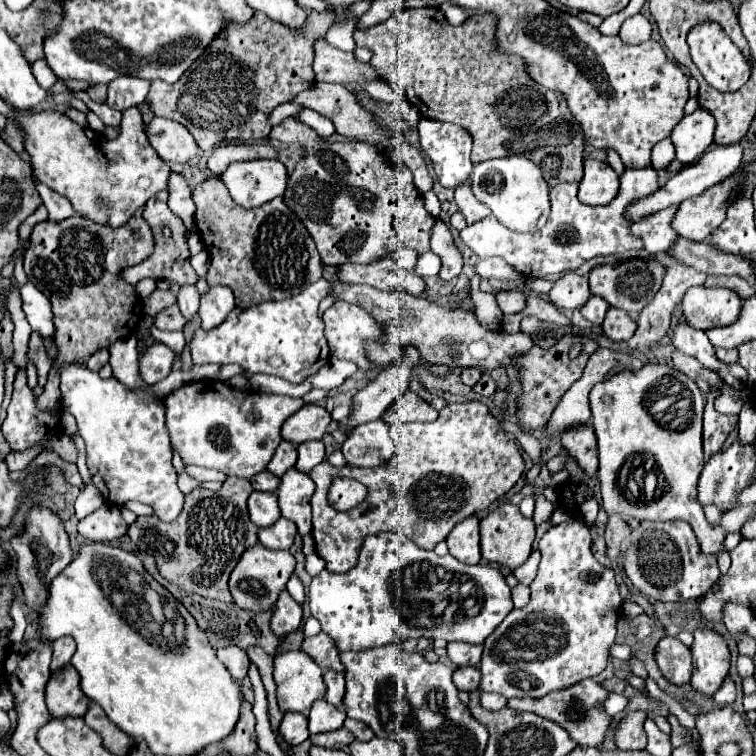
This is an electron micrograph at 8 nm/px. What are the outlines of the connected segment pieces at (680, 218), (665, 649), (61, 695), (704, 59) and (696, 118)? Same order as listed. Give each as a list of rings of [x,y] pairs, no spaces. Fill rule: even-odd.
[[[738,172],[732,178],[726,178],[724,182],[708,188],[700,196],[684,200],[670,222],[676,234],[688,240],[706,240],[708,234],[712,234],[712,230],[724,222],[728,202],[740,184],[742,174]]]
[[[664,636],[654,652],[654,660],[662,672],[662,676],[676,686],[690,682],[692,676],[692,656],[690,648],[684,646],[678,638]]]
[[[72,664],[64,666],[64,670],[52,674],[46,686],[46,706],[52,718],[68,718],[68,716],[84,716],[88,696],[82,692],[80,676]]]
[[[704,22],[700,26],[694,26],[688,34],[688,46],[692,60],[700,74],[720,92],[734,92],[742,88],[750,78],[750,66],[740,54],[740,50],[734,46],[734,42],[728,38],[728,34],[722,30],[716,22]]]
[[[698,108],[696,112],[684,116],[670,134],[676,148],[676,160],[680,160],[682,164],[696,162],[712,144],[714,128],[714,116],[704,108]]]

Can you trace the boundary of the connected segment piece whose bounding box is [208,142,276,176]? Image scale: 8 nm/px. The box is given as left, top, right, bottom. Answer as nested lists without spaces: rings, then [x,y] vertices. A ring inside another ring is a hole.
[[[226,142],[214,150],[208,158],[208,170],[220,176],[232,162],[242,160],[256,160],[256,158],[276,158],[276,152],[270,144],[240,144],[240,142]]]

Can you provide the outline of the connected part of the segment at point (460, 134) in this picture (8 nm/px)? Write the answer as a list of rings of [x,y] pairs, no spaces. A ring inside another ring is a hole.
[[[426,118],[420,120],[418,132],[420,132],[420,146],[422,146],[424,154],[432,160],[438,182],[444,188],[450,188],[450,190],[456,190],[458,186],[462,186],[472,174],[472,162],[470,162],[472,136],[462,126],[456,126],[456,124],[450,124],[450,122],[426,120]]]

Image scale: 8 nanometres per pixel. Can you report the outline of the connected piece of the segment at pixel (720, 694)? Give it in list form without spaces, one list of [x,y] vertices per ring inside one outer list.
[[[730,677],[725,678],[724,684],[721,688],[714,694],[713,698],[716,698],[716,703],[719,706],[731,705],[736,700],[736,686]]]

